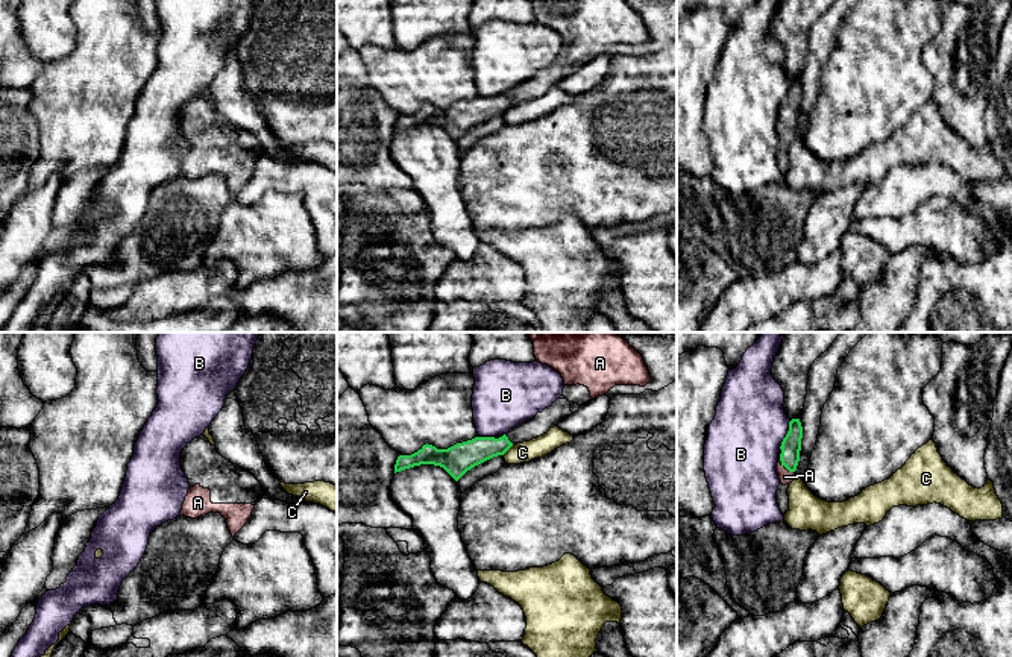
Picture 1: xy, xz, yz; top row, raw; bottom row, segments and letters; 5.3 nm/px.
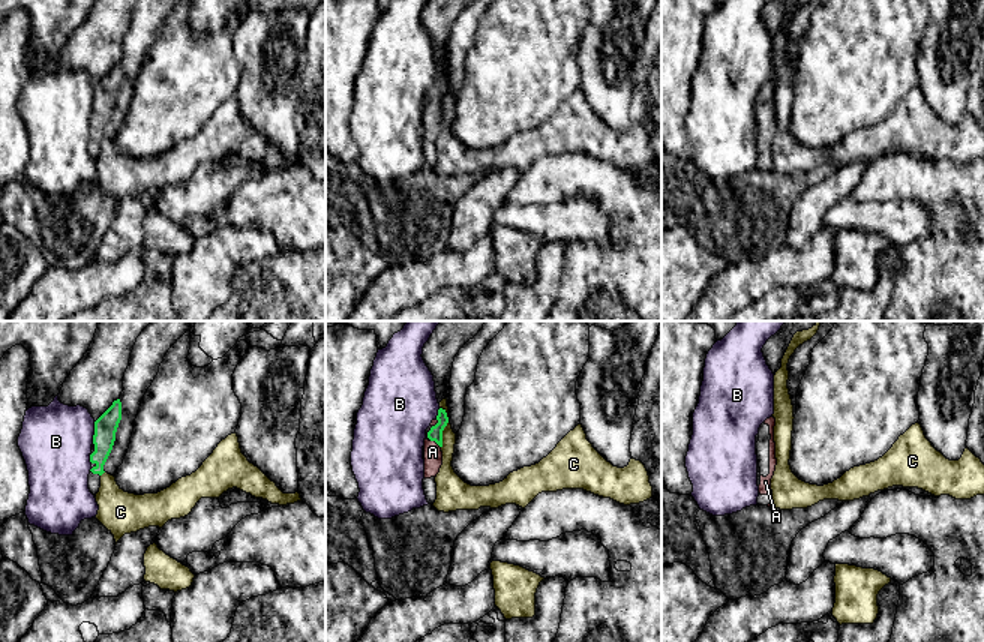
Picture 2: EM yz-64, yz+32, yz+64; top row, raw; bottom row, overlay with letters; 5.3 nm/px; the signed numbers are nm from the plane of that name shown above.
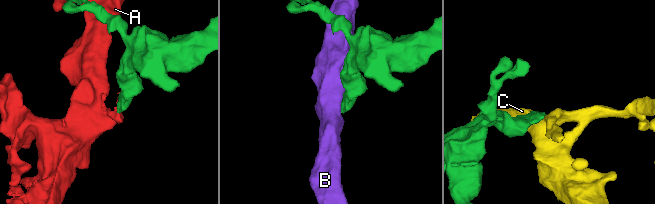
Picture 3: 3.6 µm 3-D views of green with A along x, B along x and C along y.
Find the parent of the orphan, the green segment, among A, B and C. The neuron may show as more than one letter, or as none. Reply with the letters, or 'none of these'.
A

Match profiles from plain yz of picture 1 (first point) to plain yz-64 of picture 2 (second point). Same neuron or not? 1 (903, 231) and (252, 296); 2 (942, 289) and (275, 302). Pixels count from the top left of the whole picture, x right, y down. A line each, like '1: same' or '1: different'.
1: different
2: same

